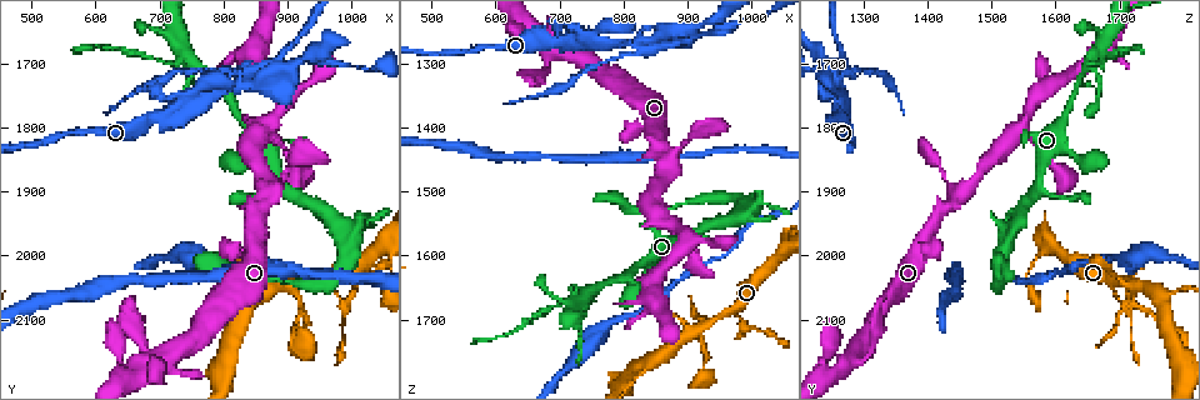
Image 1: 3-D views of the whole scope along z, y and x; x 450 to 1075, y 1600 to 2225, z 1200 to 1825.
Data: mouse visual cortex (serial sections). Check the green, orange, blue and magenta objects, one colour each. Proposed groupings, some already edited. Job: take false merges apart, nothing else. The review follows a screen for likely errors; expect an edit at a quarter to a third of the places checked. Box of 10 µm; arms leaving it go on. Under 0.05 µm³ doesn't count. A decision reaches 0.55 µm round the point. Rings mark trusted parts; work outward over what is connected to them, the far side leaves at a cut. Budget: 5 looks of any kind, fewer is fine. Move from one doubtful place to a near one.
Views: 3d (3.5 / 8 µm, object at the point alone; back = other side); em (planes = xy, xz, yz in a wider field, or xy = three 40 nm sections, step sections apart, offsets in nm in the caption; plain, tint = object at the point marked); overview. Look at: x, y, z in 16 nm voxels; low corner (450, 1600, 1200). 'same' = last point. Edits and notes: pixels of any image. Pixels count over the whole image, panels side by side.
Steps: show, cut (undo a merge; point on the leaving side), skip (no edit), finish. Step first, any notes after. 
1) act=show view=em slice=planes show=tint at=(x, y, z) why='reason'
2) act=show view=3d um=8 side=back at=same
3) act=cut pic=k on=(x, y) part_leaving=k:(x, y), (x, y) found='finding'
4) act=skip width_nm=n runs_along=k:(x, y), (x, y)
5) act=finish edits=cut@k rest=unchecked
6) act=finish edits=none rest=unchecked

act=show view=3d um=3.5 at=(750, 1700, 1655) why='arms part here'

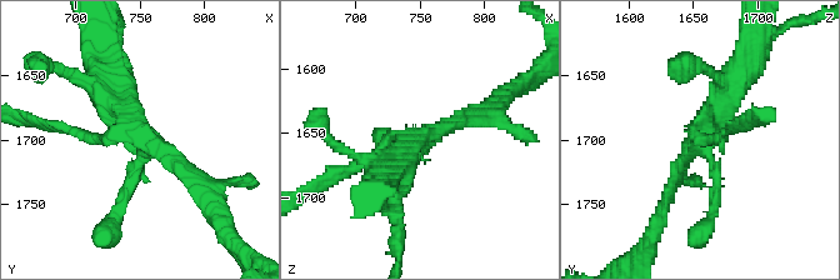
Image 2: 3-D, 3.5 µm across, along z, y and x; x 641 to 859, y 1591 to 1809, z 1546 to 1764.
act=show view=em slice=xy step=1 show=tint at=(750, 1694, 1652) why='need the tissue'

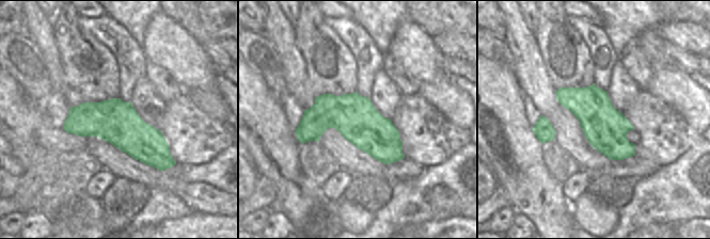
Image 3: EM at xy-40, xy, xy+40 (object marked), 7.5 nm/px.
act=cut pic=2 on=(71, 130) part_leaving=2:(106, 136), (34, 121) found='two cells meet here'

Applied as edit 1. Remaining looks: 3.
act=show view=overview why='see it whole again'

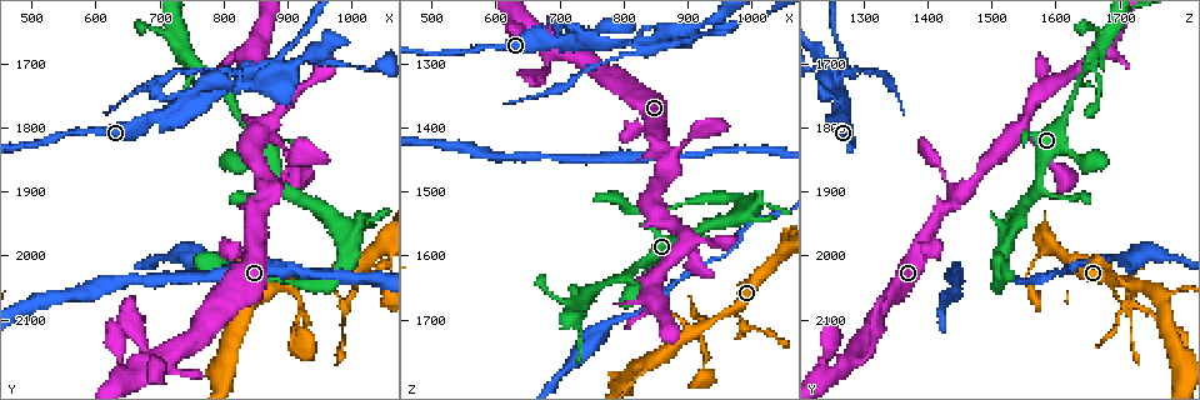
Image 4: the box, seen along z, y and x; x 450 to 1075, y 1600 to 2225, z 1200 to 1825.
act=show view=3d um=3.5 at=(905, 2045, 1720) why='looks like a crossing'

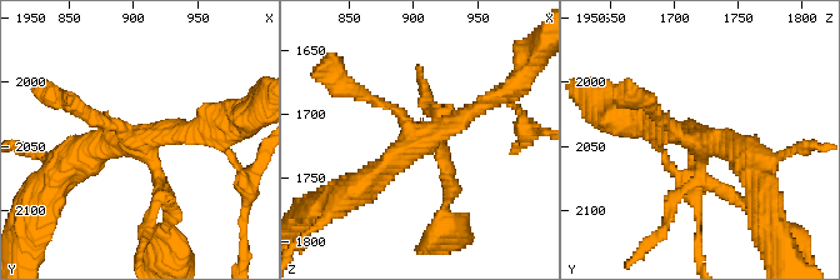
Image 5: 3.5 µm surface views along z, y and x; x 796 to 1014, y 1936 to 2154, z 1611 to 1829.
act=show view=em slice=xy step=5 show=tint at=(910, 2046, 1718) why='shape alone is not enough'

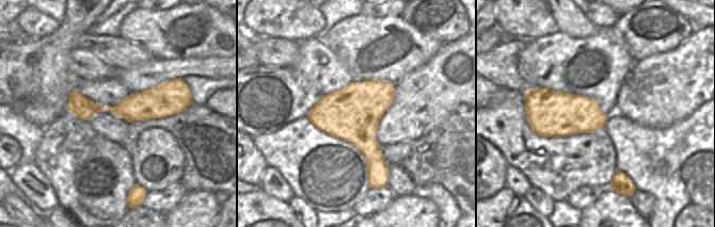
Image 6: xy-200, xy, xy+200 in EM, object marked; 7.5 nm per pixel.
act=skip runs_along=5:(500, 96), (419, 141), (358, 189) found='all the same cell'

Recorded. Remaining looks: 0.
act=finish edits=cut@2 rest=unchecked

